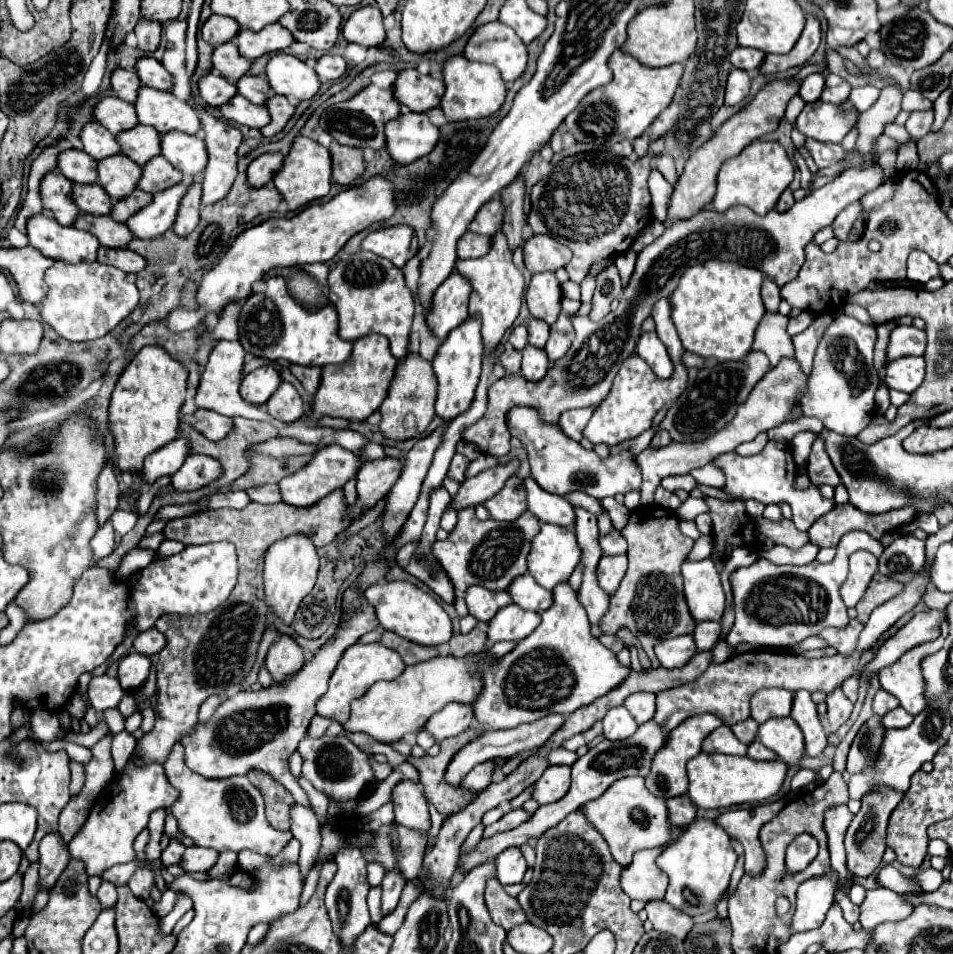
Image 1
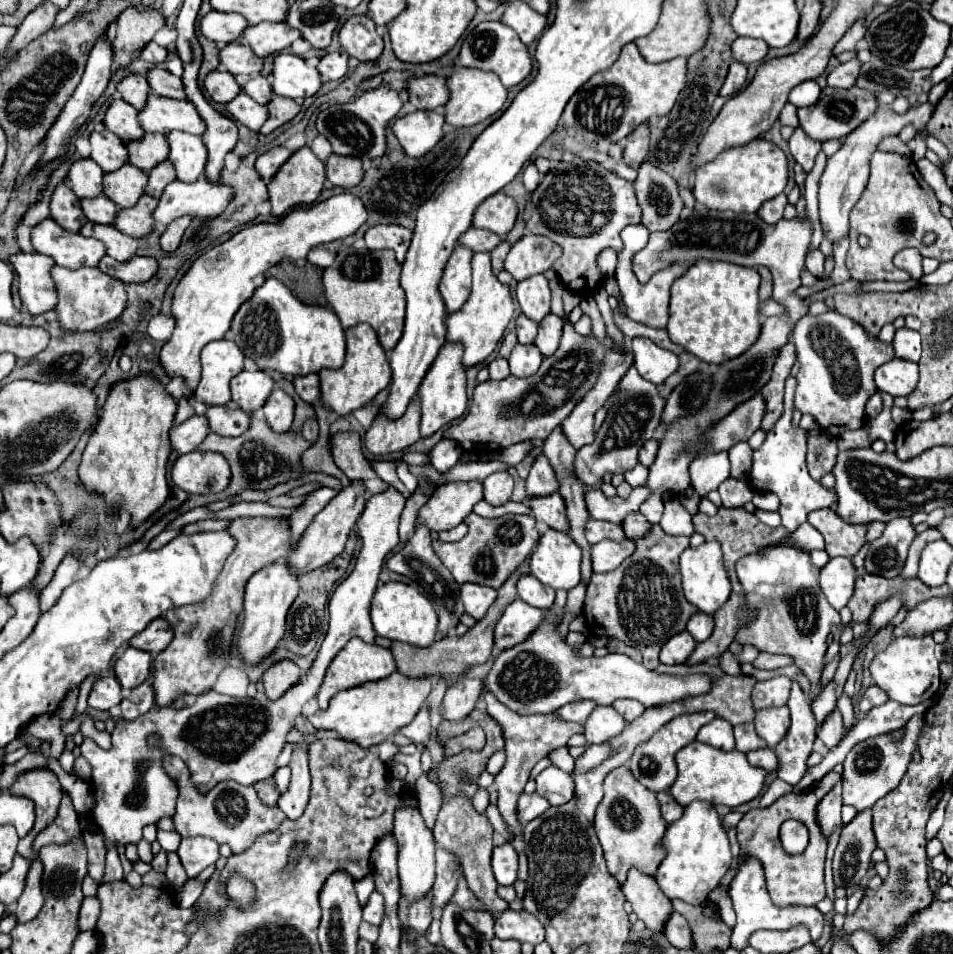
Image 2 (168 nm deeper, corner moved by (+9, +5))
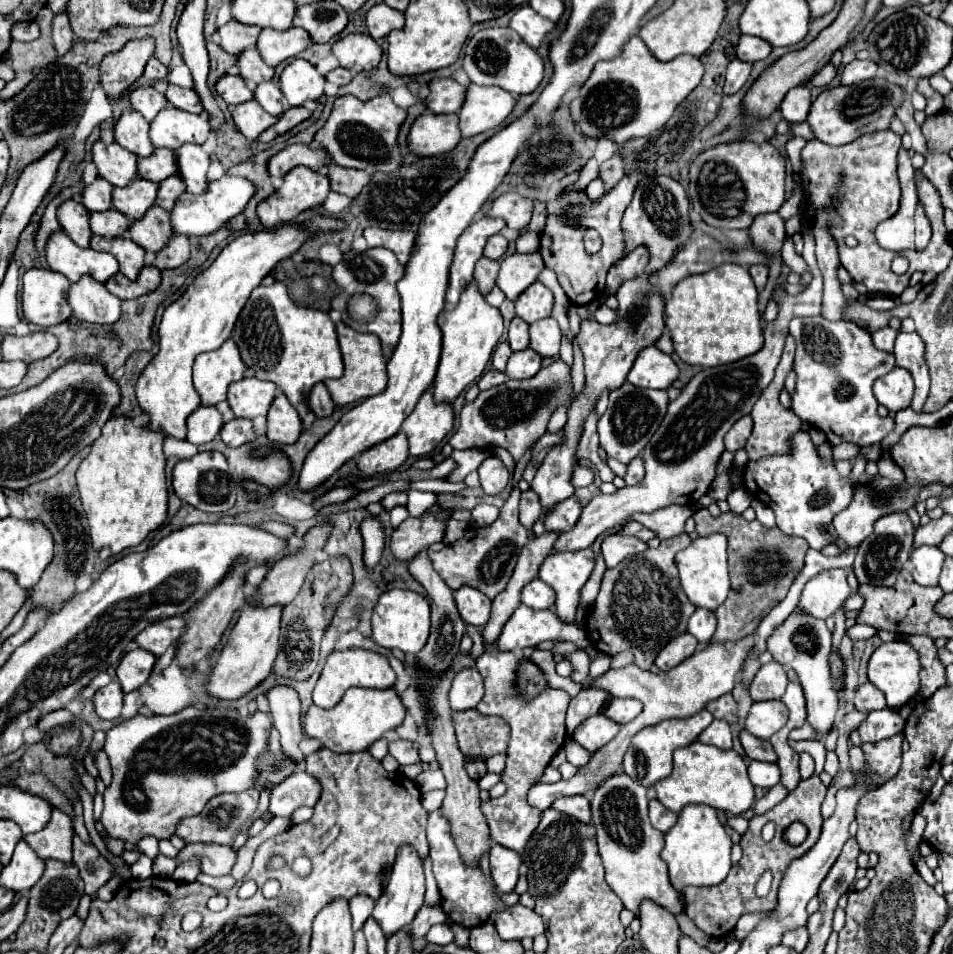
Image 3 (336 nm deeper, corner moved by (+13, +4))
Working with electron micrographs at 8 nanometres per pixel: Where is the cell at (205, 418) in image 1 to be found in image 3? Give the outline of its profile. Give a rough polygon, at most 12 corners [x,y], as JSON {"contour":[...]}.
{"contour":[[232,419],[220,437],[228,447],[256,439],[252,421]]}

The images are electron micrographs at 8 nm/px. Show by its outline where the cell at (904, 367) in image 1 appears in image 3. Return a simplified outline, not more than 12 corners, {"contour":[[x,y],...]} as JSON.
{"contour":[[894,367],[874,383],[878,403],[888,411],[910,407],[912,375]]}

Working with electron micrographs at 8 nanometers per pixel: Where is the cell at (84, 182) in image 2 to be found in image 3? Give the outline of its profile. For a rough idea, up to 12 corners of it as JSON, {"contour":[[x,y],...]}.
{"contour":[[98,177],[84,189],[88,211],[112,209],[112,185]]}

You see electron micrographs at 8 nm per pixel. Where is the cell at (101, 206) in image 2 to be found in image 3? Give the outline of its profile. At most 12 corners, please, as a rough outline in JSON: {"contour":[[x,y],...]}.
{"contour":[[118,211],[92,213],[90,227],[104,239],[122,237],[132,219]]}

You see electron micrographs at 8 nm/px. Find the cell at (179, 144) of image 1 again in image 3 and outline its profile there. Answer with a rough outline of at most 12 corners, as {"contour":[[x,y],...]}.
{"contour":[[200,145],[176,151],[190,193],[208,189],[210,155]]}

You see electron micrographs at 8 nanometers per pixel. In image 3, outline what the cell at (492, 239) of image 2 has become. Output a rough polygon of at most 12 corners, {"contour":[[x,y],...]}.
{"contour":[[500,233],[492,235],[484,255],[494,261],[508,251],[508,241]]}

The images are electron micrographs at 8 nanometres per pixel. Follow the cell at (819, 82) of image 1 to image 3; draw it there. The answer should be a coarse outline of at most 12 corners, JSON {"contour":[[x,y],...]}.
{"contour":[[806,85],[790,89],[780,105],[784,121],[802,123],[812,105]]}

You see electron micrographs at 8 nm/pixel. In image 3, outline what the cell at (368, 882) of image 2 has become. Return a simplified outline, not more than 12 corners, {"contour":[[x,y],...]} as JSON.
{"contour":[[366,895],[350,899],[352,929],[364,927],[374,907]]}

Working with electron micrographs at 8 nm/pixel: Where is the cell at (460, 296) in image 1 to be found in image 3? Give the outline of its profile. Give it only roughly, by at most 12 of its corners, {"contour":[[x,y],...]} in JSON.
{"contour":[[480,217],[460,235],[450,283],[448,307],[474,279],[488,237],[506,227],[504,219]]}

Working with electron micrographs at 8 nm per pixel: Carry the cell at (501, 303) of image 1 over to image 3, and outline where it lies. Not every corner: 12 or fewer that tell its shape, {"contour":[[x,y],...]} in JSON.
{"contour":[[472,281],[438,315],[434,403],[484,373],[504,329]]}

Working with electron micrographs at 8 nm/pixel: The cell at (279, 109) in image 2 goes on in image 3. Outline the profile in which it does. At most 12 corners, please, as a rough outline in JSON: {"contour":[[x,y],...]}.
{"contour":[[290,107],[260,135],[262,143],[310,119],[306,107]]}

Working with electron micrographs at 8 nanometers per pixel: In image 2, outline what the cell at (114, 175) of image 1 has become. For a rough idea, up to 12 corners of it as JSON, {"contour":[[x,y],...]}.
{"contour":[[132,164],[104,174],[104,194],[128,208],[144,194],[148,174]]}

